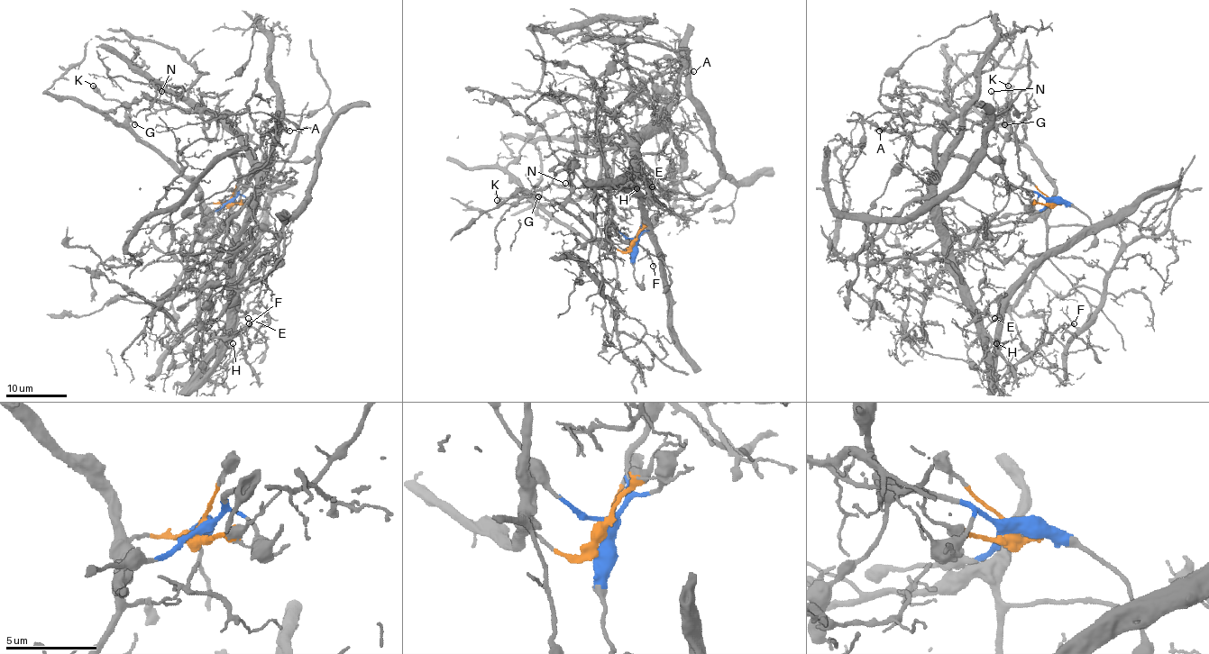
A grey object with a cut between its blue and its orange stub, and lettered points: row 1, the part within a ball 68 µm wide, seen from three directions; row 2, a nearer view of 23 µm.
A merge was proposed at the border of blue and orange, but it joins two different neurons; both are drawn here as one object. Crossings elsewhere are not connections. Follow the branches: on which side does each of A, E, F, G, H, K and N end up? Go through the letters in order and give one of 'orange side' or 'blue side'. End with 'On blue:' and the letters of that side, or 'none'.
A: blue side
E: blue side
F: blue side
G: orange side
H: blue side
K: orange side
N: blue side
On blue: A, E, F, H, N

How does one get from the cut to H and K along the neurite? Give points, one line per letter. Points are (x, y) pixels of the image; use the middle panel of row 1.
H: (635, 241), (649, 195), (636, 140), (651, 127), (660, 127), (639, 145), (628, 184), (637, 188)
K: (635, 241), (624, 250), (609, 244), (599, 248), (573, 232), (530, 199), (519, 204), (499, 204), (497, 200)

